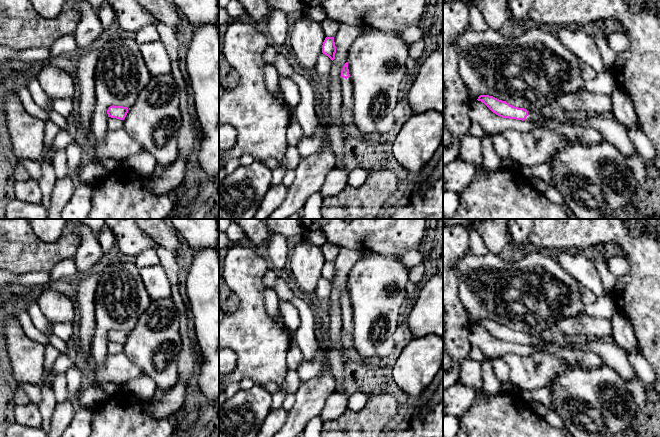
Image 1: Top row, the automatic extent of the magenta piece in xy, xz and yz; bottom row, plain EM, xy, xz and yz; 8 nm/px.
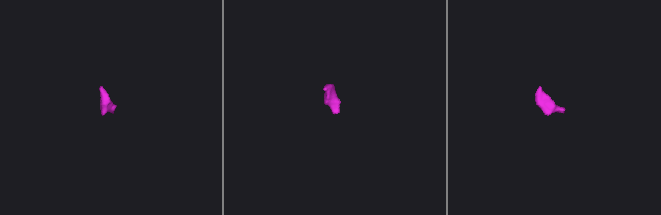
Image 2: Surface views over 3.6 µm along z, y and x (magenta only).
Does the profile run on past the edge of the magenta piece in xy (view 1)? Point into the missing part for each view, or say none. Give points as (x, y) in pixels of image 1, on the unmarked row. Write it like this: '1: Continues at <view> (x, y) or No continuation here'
1: No continuation here

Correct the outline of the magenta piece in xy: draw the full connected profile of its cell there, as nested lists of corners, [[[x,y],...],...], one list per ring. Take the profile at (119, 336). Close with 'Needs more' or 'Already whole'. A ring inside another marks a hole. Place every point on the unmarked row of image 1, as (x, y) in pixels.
[[[110,330],[107,334],[108,341],[124,344],[128,337],[128,332],[123,330]]]. Already whole

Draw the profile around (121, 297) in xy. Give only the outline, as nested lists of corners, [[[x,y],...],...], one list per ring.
[[[115,262],[99,275],[95,292],[95,330],[91,344],[92,367],[100,367],[109,355],[107,334],[110,330],[132,330],[151,303],[146,287],[134,262]]]

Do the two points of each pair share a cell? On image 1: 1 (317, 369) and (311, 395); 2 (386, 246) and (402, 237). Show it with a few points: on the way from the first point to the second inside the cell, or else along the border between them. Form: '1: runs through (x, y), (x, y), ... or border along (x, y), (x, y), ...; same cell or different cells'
1: border along (324, 354), (323, 371), (301, 384); different cells
2: runs through (390, 242), (395, 237), (398, 237); same cell

